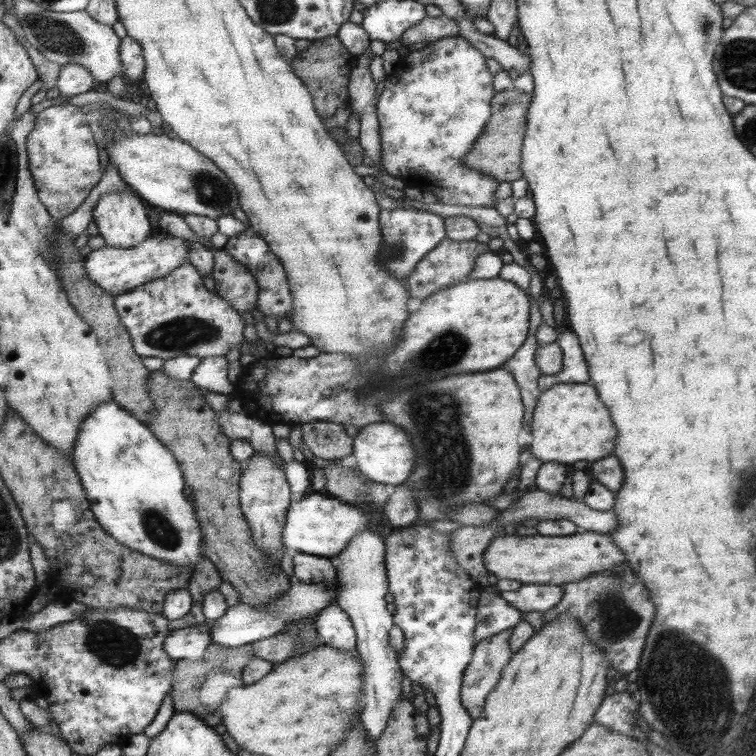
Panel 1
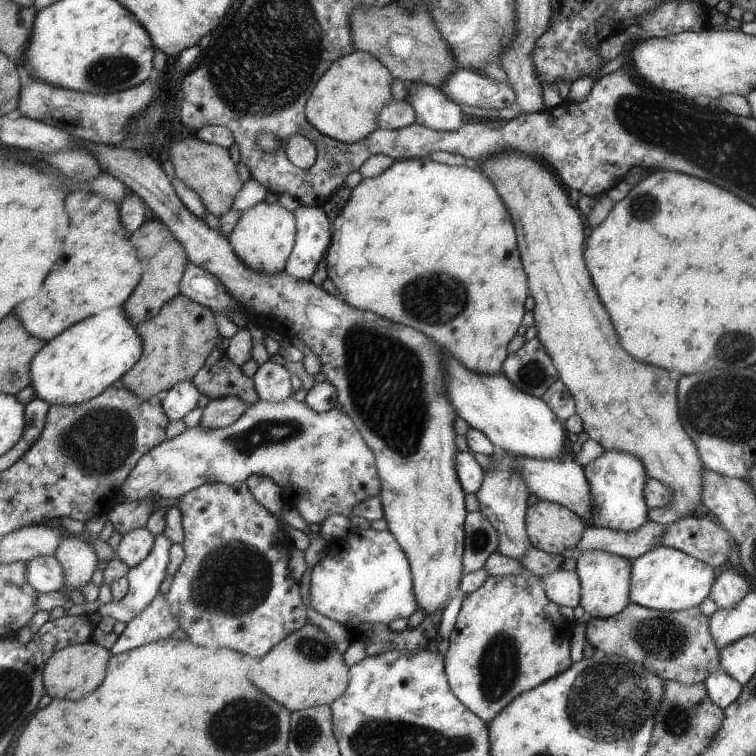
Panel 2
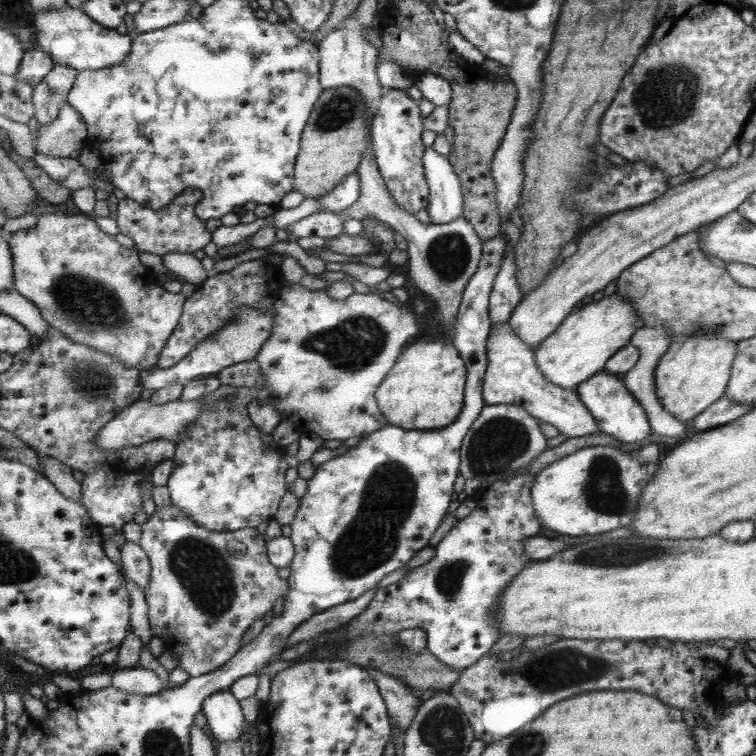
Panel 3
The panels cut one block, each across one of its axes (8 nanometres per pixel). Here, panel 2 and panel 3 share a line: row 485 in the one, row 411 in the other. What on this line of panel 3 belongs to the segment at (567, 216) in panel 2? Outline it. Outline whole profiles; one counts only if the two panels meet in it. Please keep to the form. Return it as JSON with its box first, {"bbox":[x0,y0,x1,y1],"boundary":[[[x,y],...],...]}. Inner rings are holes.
{"bbox":[654,334,738,421],"boundary":[[[695,334],[687,340],[670,342],[666,354],[659,359],[654,374],[655,396],[662,408],[681,421],[693,419],[703,413],[715,400],[723,397],[727,383],[730,382],[737,352],[738,342],[712,335]]]}

